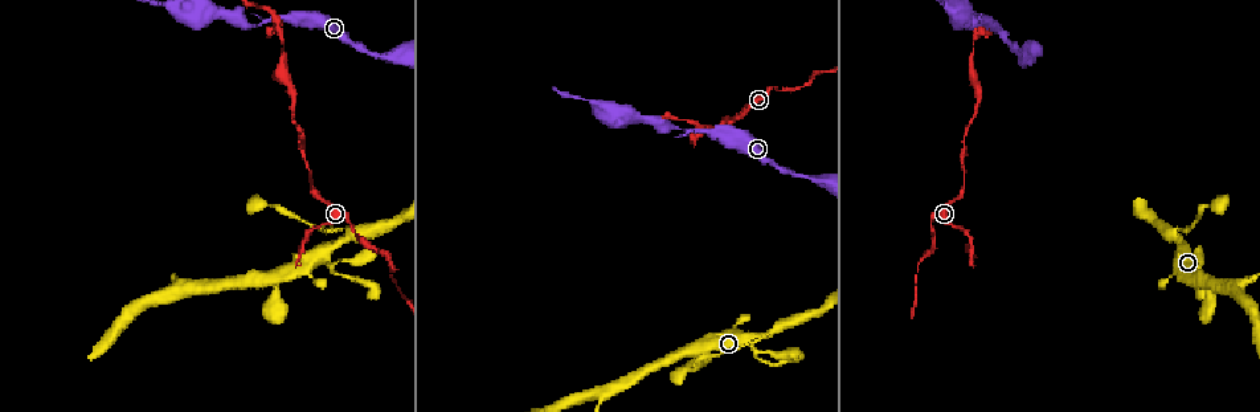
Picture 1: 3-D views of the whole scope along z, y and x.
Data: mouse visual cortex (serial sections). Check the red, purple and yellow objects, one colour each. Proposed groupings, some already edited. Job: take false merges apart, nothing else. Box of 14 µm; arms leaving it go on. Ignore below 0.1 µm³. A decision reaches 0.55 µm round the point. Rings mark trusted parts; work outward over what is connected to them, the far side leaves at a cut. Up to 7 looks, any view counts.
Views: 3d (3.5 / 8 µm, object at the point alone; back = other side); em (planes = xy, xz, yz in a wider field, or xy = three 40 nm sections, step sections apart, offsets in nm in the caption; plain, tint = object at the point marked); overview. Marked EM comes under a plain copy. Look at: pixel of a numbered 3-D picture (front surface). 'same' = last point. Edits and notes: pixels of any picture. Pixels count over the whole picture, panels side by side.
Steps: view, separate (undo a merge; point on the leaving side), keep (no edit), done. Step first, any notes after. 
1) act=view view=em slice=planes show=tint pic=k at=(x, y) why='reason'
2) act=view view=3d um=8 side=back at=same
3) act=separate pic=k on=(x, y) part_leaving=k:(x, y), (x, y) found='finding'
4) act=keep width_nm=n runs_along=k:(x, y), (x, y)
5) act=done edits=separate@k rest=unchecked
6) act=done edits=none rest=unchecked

act=view view=3d um=3.5 side=back pic=1 at=(257, 27)

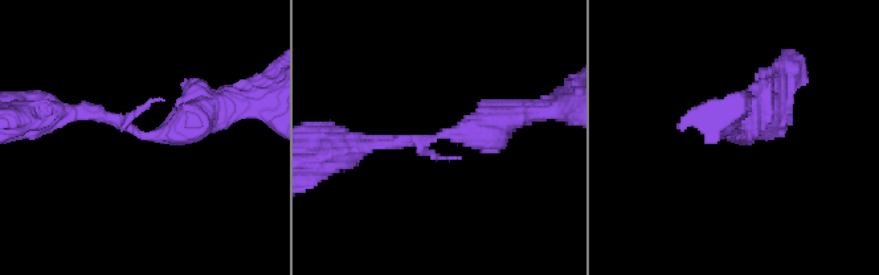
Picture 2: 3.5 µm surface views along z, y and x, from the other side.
act=view view=em slice=xy step=3 show=tint pic=2 at=(737, 137)

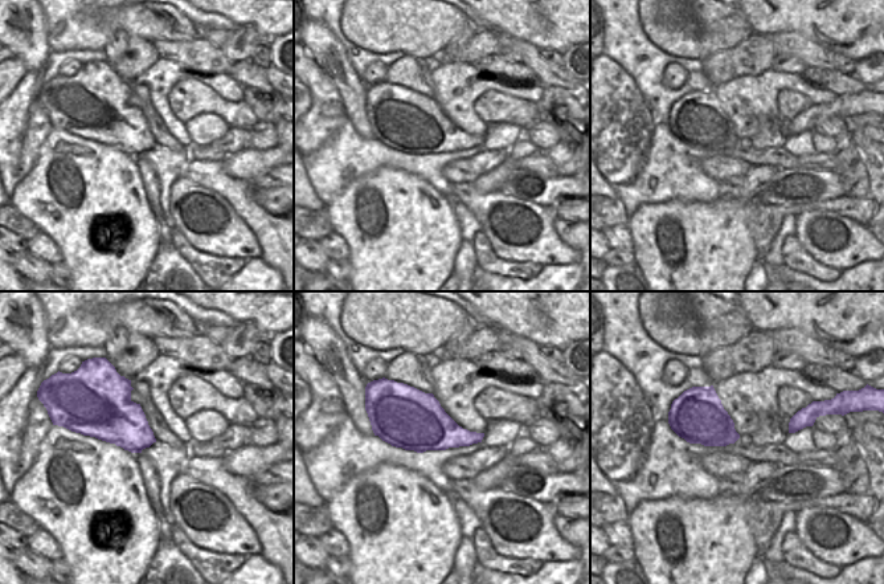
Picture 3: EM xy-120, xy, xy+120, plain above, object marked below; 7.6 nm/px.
act=keep runs_along=2:(359, 144), (489, 131), (518, 114) found='continuous, no second cell'

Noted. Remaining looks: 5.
act=view view=3d um=3.5 pic=1 at=(932, 239) why='narrows sharply'

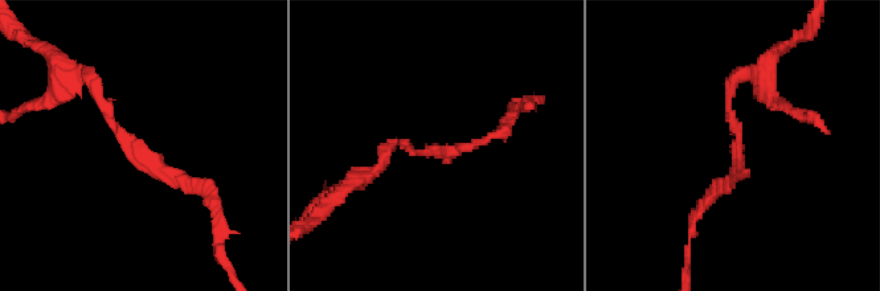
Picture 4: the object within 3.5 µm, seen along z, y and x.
act=view view=em slice=xy step=2 show=tint pic=4 at=(738, 144) arm_widths_nm=150,150

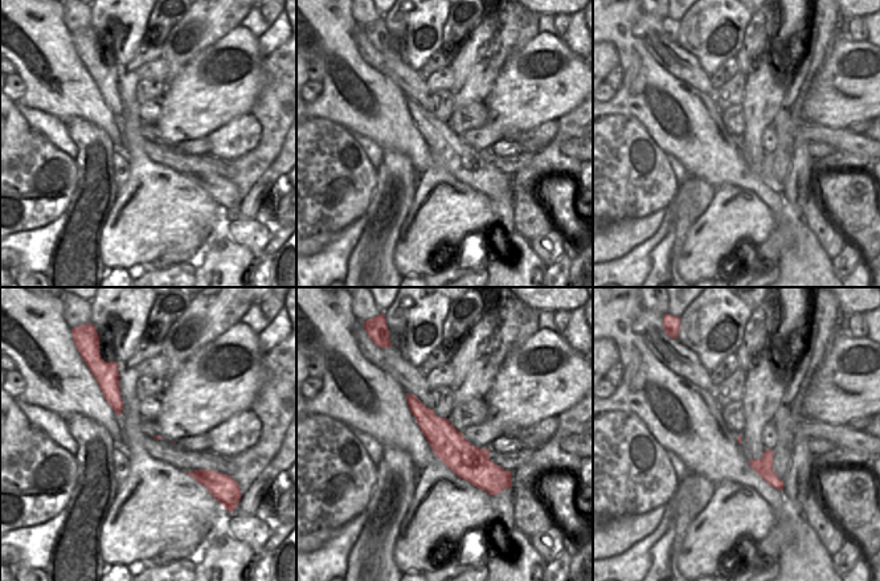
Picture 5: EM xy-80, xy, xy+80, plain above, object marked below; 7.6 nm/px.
act=keep runs_along=4:(86, 74), (110, 123), (204, 192) found='continuous, no second cell'

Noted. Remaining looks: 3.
act=view view=3d um=3.5 pic=1 at=(1195, 259) why='a narrow waist'

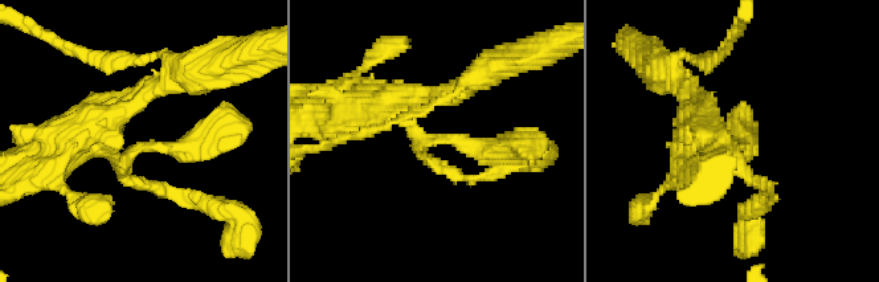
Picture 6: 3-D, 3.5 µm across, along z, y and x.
act=view view=em slice=xy step=3 show=tint pic=6 at=(447, 140) why='now the EM'

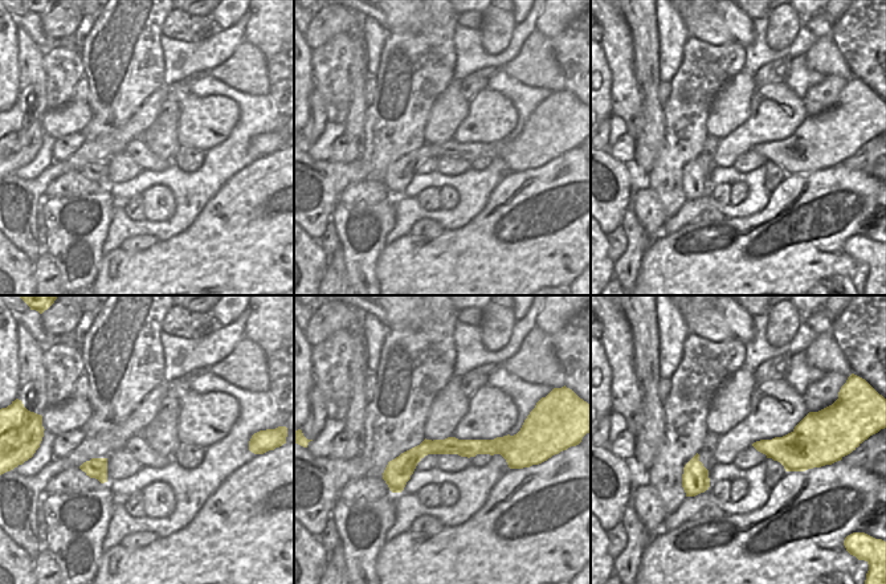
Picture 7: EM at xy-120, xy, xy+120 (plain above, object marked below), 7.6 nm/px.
act=keep width_nm=140 runs_along=7:(511, 454), (427, 446), (386, 476) found='continuous, no second cell'

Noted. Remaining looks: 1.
act=done edits=none rest=unchecked

